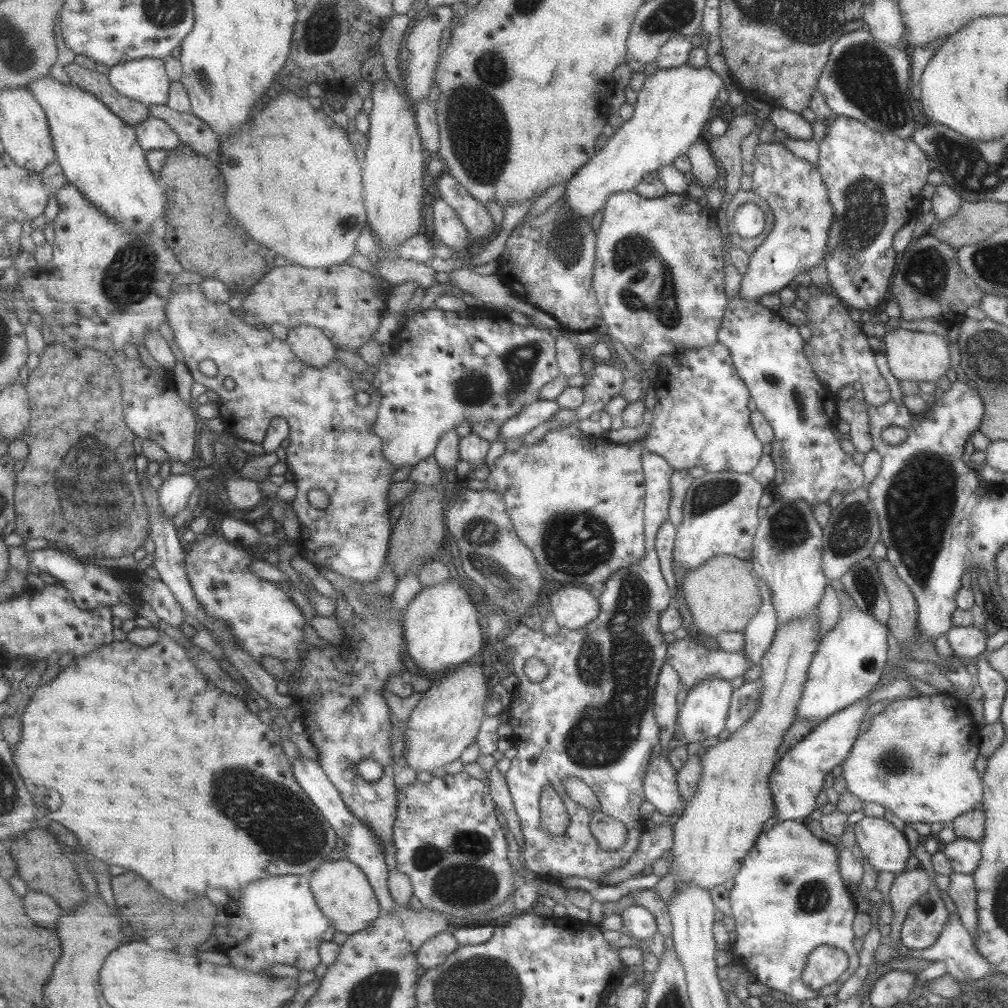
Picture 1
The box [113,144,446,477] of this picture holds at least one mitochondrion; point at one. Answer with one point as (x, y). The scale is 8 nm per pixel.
(344, 224)

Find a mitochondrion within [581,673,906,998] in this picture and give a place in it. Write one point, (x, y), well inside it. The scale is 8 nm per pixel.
(814, 897)

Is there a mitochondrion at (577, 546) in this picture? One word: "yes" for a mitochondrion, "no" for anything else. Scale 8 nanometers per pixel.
yes

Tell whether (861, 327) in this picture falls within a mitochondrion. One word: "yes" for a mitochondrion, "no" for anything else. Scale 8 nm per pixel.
no

